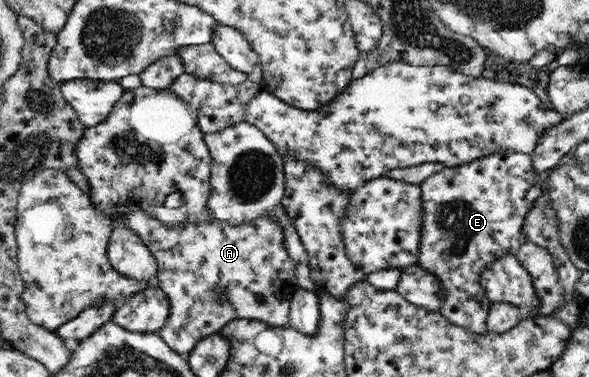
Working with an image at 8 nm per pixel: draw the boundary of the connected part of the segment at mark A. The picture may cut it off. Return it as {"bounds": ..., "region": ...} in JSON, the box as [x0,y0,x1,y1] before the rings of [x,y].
{"bounds":[122,210,296,356],"region":[[[132,210],[124,214],[122,223],[126,225],[140,240],[143,245],[149,250],[149,253],[156,261],[156,278],[158,279],[158,288],[163,290],[171,302],[170,315],[167,317],[167,323],[159,330],[158,335],[165,343],[171,347],[177,354],[185,356],[196,348],[196,344],[213,333],[219,333],[220,330],[233,320],[255,320],[265,325],[278,327],[283,329],[288,325],[288,308],[292,293],[296,291],[296,262],[289,257],[287,248],[284,245],[283,229],[280,228],[279,222],[273,217],[259,217],[256,220],[248,221],[243,225],[229,225],[228,222],[212,219],[211,221],[188,221],[182,225],[165,225],[163,221],[152,217],[151,212],[147,210]]]}

